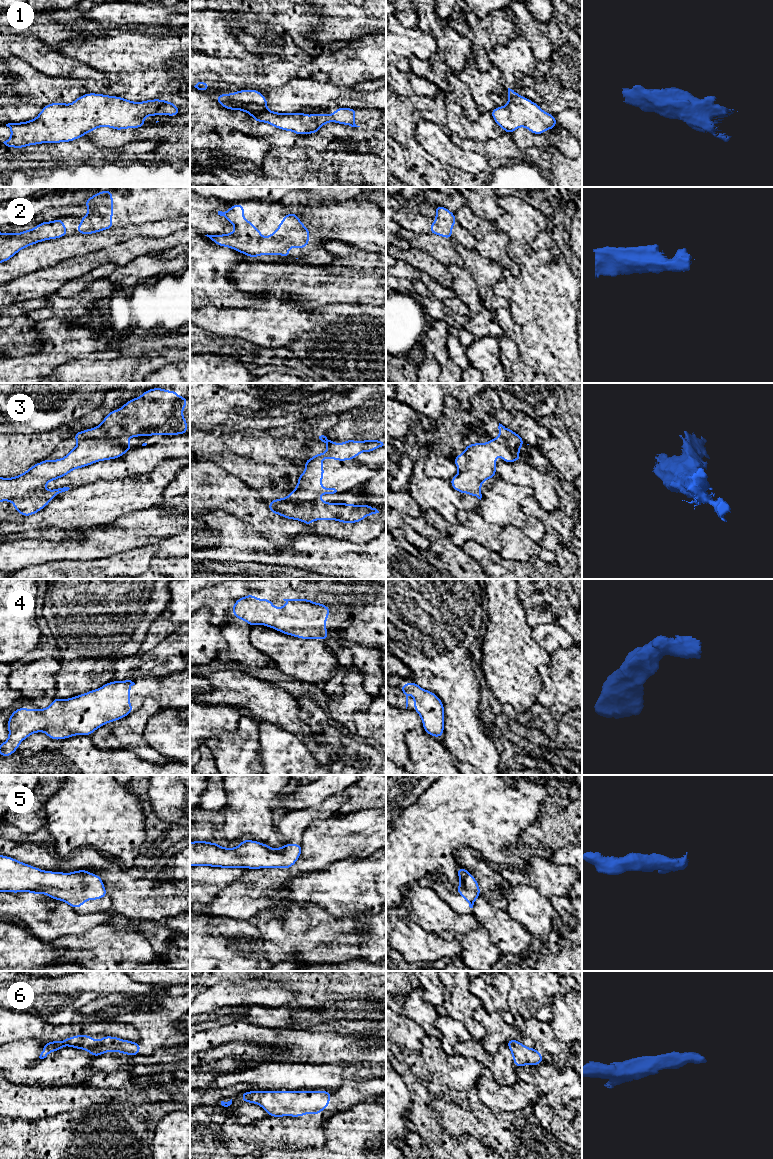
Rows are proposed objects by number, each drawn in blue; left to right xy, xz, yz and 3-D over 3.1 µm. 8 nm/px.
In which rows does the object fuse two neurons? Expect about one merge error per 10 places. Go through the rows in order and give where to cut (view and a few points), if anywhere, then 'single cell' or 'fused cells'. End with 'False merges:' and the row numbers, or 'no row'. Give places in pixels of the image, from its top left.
1: no cut | single cell
2: no cut | single cell
3: xy (78, 441), (86, 439), (116, 439), (128, 449) | fused cells
4: no cut | single cell
5: no cut | single cell
6: no cut | single cell
False merges: 3

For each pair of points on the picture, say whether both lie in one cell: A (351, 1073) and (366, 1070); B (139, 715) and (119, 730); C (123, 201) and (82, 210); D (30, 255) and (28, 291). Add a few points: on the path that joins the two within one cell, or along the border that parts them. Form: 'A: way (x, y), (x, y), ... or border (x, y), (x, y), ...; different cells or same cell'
A: way (355, 1071), (362, 1071); same cell
B: way (134, 720), (124, 730); same cell
C: border (84, 204), (87, 207), (87, 213), (80, 217); different cells
D: border (53, 266), (40, 268), (10, 281); different cells

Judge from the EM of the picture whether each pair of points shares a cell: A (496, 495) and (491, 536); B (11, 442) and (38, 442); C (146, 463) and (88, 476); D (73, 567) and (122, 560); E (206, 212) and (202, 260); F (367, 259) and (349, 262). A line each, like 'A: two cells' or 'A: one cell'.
A: two cells
B: one cell
C: one cell
D: one cell
E: two cells
F: one cell

